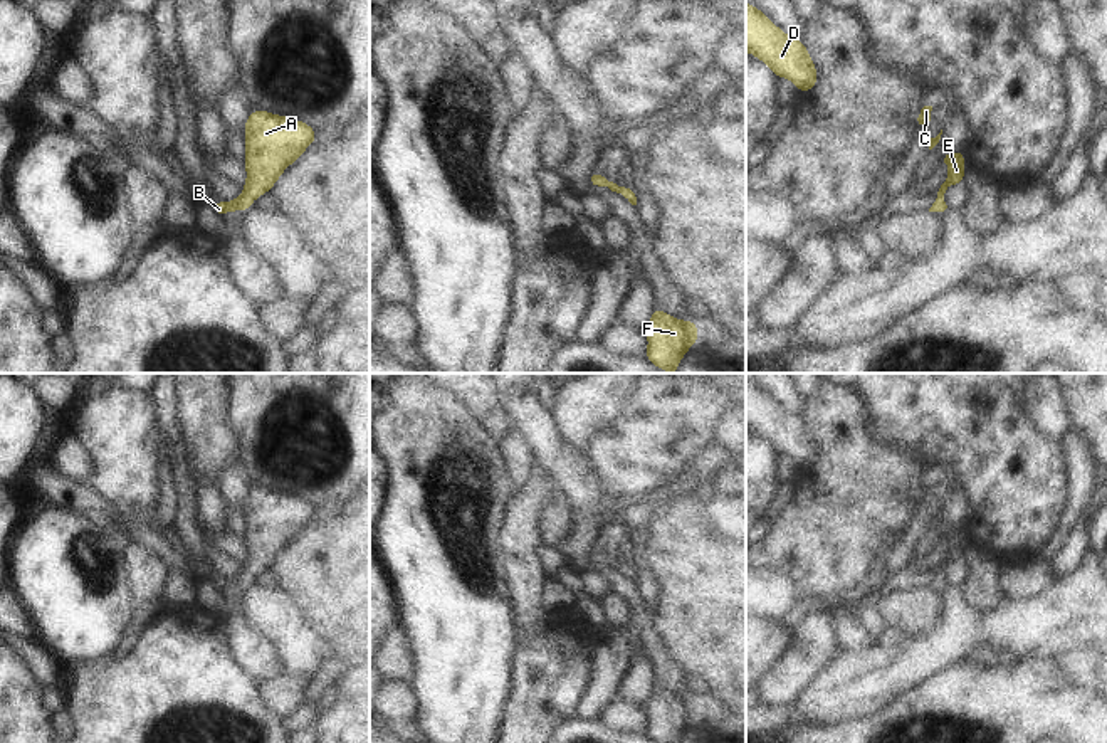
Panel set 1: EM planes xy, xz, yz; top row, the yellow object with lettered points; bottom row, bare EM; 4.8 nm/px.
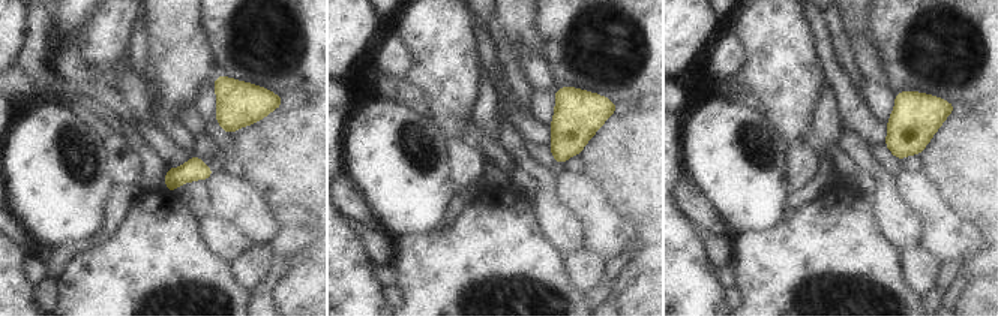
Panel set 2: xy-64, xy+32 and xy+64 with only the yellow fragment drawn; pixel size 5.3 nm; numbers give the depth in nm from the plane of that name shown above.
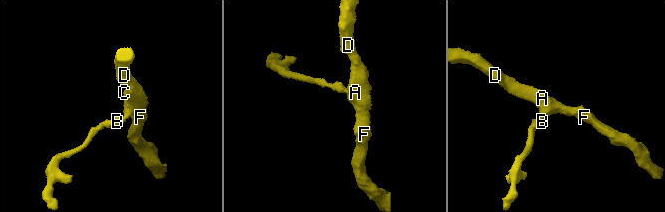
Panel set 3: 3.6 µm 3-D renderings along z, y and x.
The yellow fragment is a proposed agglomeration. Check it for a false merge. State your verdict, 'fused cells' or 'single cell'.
single cell

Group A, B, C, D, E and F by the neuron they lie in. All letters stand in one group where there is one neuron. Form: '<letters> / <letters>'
A B C D E F

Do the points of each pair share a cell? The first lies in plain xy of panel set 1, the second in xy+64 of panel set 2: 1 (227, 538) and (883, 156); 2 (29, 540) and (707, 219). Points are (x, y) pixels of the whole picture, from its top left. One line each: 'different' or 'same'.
1: different
2: different

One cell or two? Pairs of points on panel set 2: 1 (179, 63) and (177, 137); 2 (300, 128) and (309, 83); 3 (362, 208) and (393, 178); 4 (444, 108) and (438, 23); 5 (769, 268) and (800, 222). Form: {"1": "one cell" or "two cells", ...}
{"1": "one cell", "2": "two cells", "3": "two cells", "4": "one cell", "5": "one cell"}

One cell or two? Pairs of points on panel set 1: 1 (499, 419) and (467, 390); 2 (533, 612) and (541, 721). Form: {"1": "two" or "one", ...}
{"1": "one", "2": "two"}

